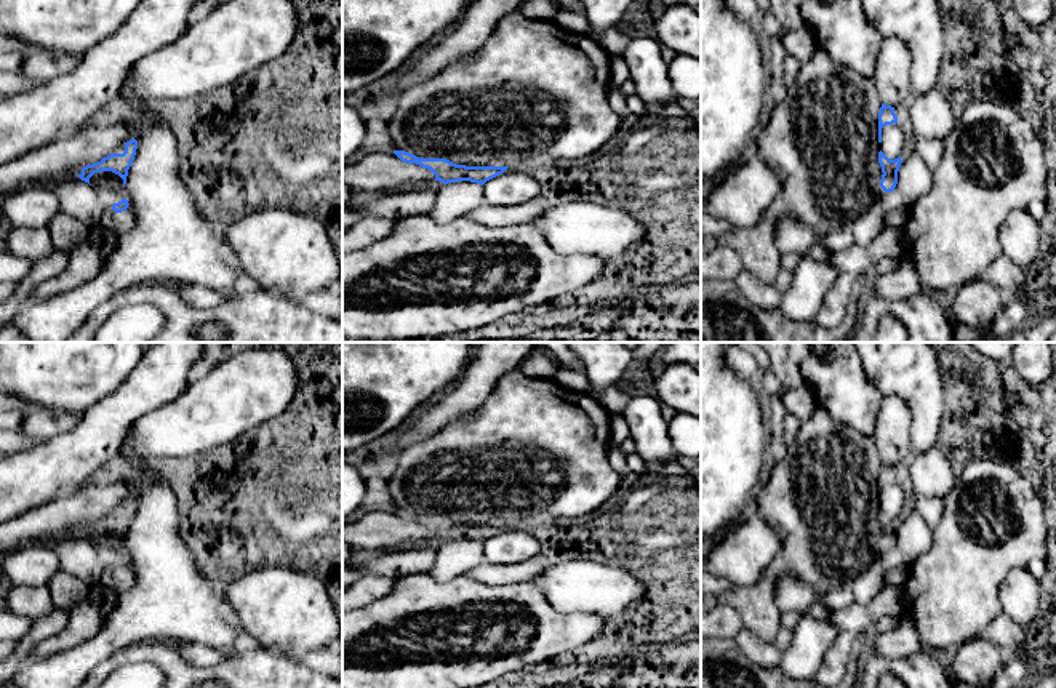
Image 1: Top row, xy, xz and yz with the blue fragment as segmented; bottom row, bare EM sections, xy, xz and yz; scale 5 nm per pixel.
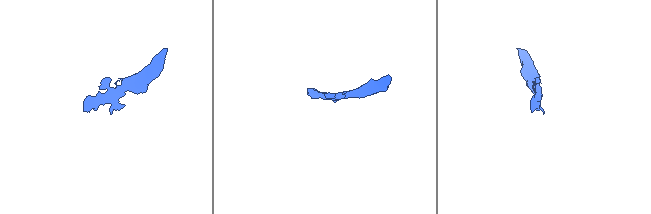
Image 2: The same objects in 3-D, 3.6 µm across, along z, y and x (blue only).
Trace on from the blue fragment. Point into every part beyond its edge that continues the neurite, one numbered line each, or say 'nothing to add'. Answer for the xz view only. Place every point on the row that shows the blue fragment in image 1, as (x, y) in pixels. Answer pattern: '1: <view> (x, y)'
1: xz (380, 172)

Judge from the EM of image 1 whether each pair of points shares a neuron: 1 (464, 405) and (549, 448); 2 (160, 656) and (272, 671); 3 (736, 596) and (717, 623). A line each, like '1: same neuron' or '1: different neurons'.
1: different neurons
2: same neuron
3: different neurons

